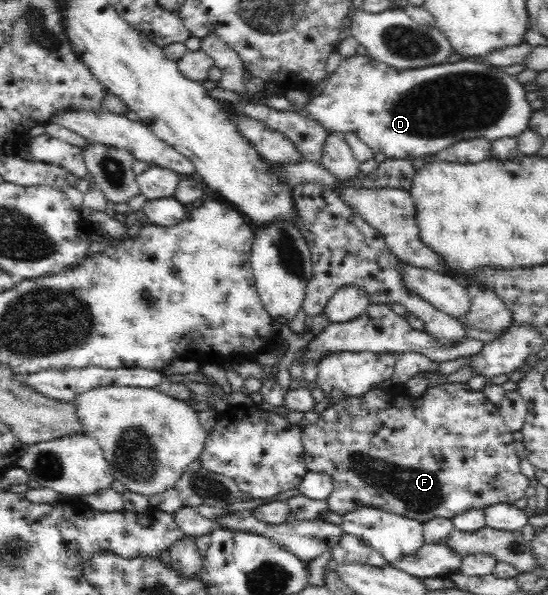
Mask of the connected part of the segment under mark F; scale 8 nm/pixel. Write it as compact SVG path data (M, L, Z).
M442 384L442 386L428 387L428 390L419 398L402 396L394 398L390 395L390 390L370 390L362 394L362 398L348 398L344 401L338 401L325 408L319 420L314 424L305 423L302 426L302 444L304 451L304 460L307 469L310 472L325 472L332 477L334 485L333 491L327 498L329 510L334 514L346 514L356 507L374 506L378 509L384 509L397 515L404 515L406 518L418 519L418 522L424 524L431 518L454 518L463 512L472 509L485 509L496 503L513 504L515 500L525 496L528 488L529 479L521 473L520 457L516 455L514 449L514 438L512 431L506 427L500 416L498 406L491 401L481 391L472 390L468 384Z

